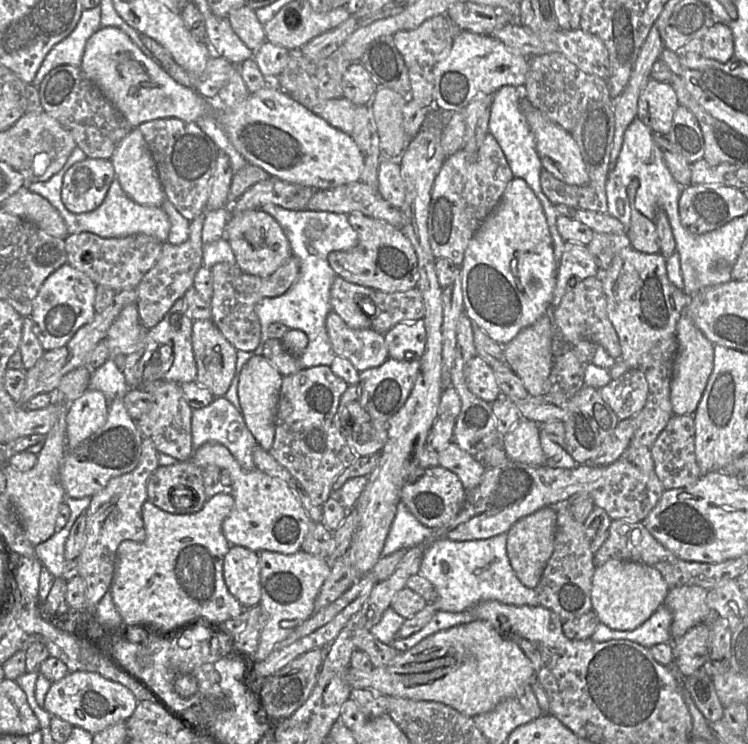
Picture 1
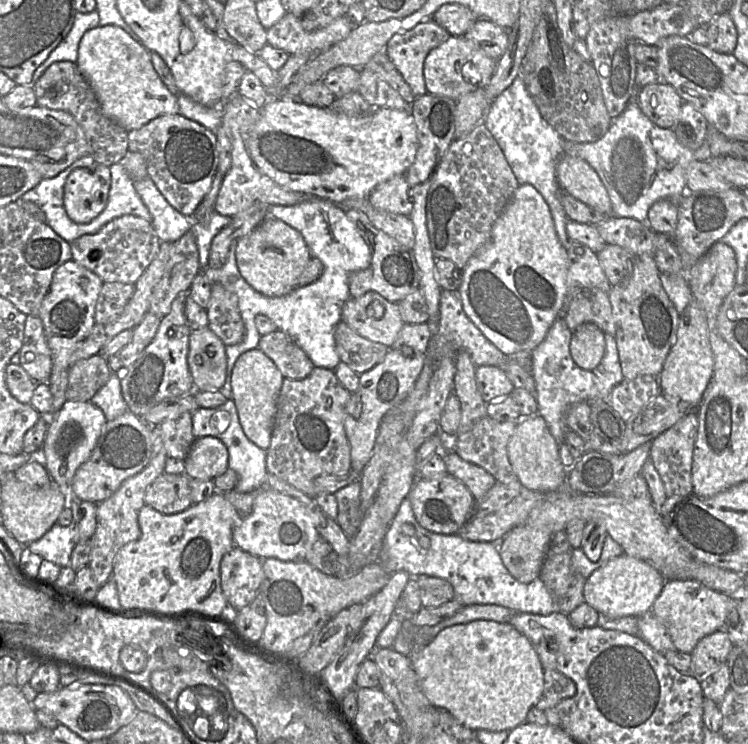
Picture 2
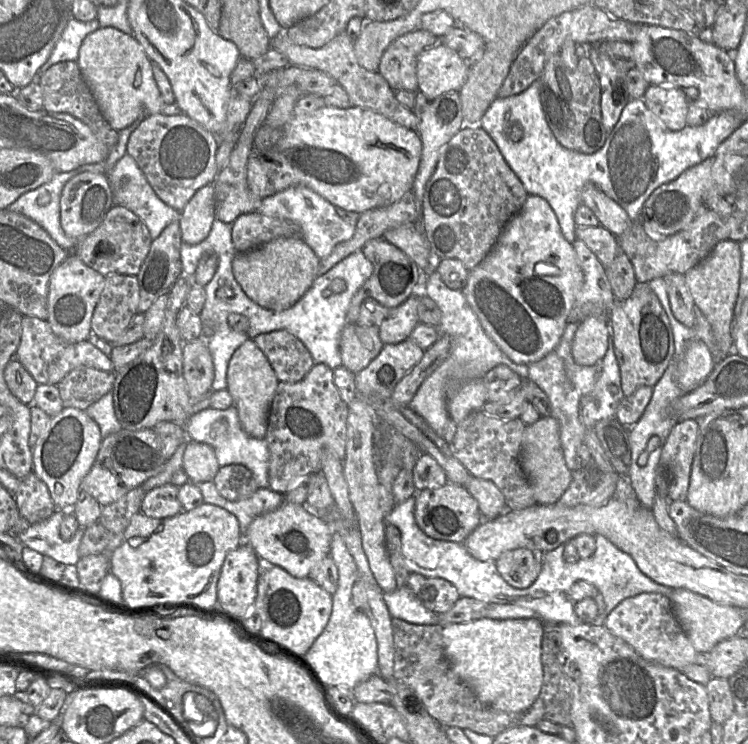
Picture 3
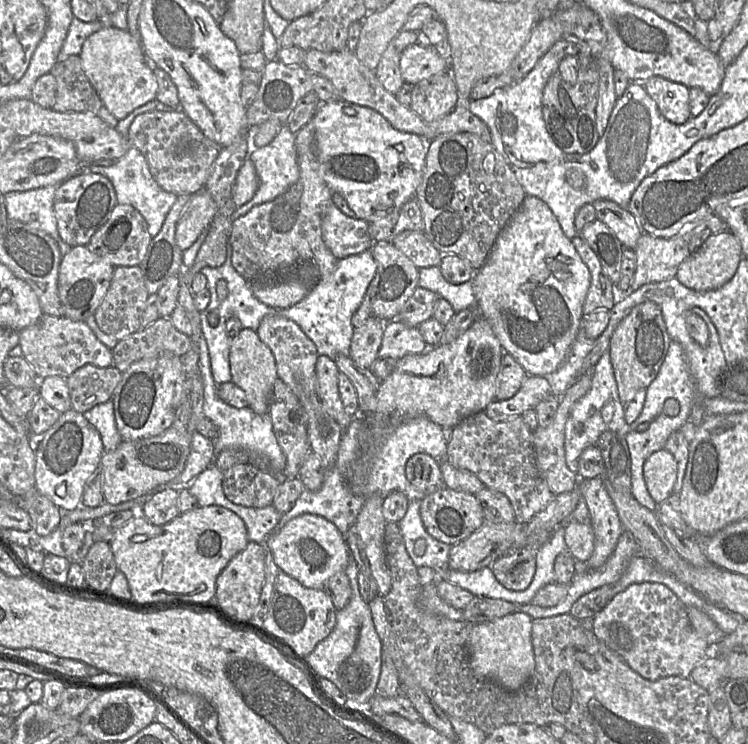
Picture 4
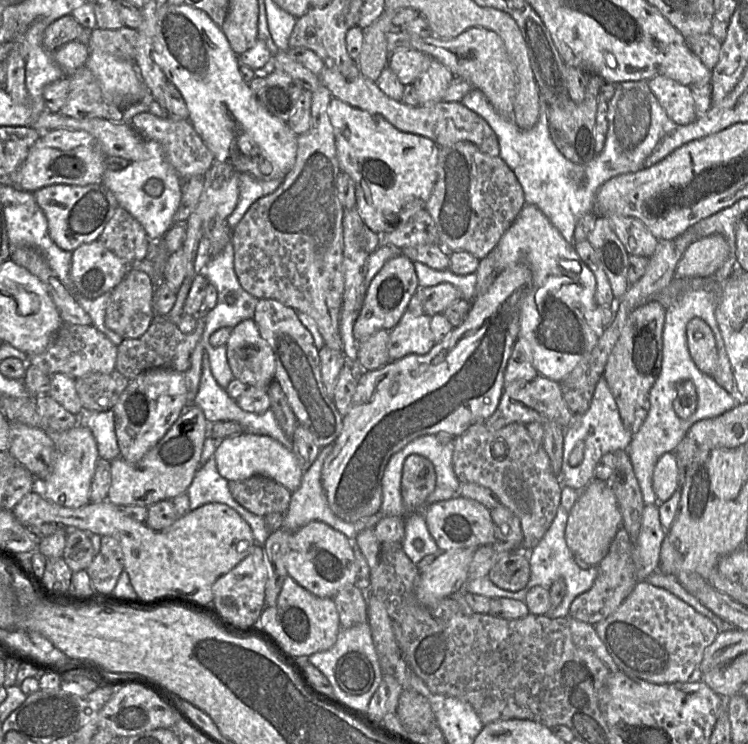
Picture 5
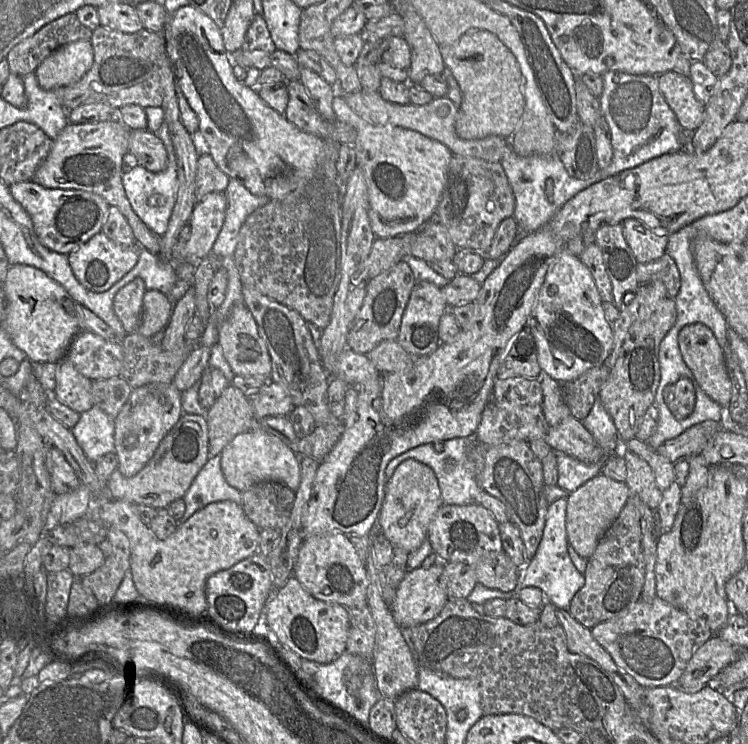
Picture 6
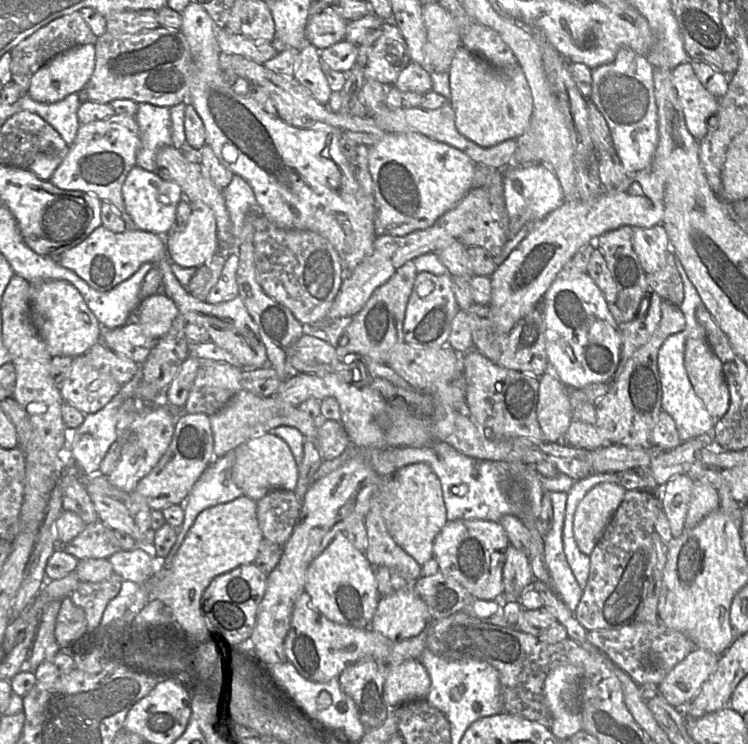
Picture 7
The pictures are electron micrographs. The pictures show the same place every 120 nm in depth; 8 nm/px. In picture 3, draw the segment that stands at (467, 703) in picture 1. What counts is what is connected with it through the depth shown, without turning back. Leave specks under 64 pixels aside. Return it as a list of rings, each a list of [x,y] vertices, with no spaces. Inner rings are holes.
[[[480,618],[471,622],[445,625],[442,637],[445,656],[452,671],[484,706],[509,713],[521,713],[538,698],[543,683],[541,664],[543,622],[541,620]]]

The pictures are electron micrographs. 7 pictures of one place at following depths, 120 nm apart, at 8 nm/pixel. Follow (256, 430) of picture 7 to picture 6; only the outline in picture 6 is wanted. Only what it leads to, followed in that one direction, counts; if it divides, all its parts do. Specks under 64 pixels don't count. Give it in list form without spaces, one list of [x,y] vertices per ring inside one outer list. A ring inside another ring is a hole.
[[[230,384],[207,412],[210,457],[221,454],[238,434],[259,425],[250,398]]]

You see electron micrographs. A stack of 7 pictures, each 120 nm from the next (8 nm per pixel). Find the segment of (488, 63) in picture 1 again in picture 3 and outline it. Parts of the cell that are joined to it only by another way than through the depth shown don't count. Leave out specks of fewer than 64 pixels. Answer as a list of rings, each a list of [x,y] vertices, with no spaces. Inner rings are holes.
[[[441,41],[417,59],[418,90],[429,99],[459,91],[466,82],[470,62]]]

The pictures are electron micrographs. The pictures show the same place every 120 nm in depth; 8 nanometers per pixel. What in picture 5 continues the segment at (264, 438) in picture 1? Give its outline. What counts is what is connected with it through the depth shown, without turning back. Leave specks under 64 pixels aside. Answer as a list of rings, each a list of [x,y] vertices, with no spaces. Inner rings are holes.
[[[254,319],[243,320],[233,327],[225,346],[234,378],[257,388],[267,388],[274,380],[274,353],[260,336]]]

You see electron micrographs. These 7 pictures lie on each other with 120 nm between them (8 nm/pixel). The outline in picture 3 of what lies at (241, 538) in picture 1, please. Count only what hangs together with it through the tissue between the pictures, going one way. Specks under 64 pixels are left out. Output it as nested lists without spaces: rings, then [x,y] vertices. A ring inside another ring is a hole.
[[[188,441],[184,455],[182,470],[189,478],[189,482],[198,484],[212,481],[220,465],[214,449],[205,443]],[[284,501],[277,509],[256,517],[245,533],[245,542],[257,556],[296,578],[309,577],[314,566],[330,555],[332,529],[322,517],[305,510],[302,504]]]

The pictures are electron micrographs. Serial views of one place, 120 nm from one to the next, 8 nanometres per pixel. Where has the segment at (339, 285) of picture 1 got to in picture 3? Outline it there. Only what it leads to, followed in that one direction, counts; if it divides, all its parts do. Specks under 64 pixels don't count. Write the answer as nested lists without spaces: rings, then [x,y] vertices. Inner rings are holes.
[[[415,293],[395,308],[387,308],[373,298],[367,298],[360,307],[357,325],[375,329],[383,344],[397,344],[409,338],[413,329],[419,324],[418,303],[419,293]]]

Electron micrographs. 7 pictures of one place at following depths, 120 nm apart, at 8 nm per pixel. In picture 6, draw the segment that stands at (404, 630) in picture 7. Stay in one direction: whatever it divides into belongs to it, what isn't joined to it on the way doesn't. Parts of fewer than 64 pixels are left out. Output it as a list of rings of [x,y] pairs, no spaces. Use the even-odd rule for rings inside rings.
[[[445,562],[407,571],[401,581],[391,614],[400,628],[412,628],[435,618],[449,598],[441,586]]]

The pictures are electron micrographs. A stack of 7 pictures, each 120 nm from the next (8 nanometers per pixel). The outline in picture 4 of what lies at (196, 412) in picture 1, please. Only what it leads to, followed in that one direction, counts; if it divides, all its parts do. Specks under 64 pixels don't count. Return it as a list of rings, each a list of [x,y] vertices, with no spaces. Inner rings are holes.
[[[202,335],[197,343],[199,352],[199,368],[203,381],[204,403],[203,415],[211,420],[219,429],[217,438],[213,439],[215,456],[225,449],[239,449],[248,451],[259,456],[266,467],[276,477],[281,477],[285,468],[286,459],[275,437],[270,415],[267,413],[256,414],[251,408],[235,408],[228,402],[221,400],[217,395],[217,385],[214,382],[207,342]]]

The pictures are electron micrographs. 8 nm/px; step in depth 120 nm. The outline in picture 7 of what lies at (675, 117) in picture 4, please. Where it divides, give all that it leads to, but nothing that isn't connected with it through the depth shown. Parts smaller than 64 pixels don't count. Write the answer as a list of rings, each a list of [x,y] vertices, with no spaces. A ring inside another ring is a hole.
[[[691,63],[672,69],[672,80],[683,108],[686,126],[699,141],[708,132],[708,120],[716,114],[719,99],[701,84]]]

